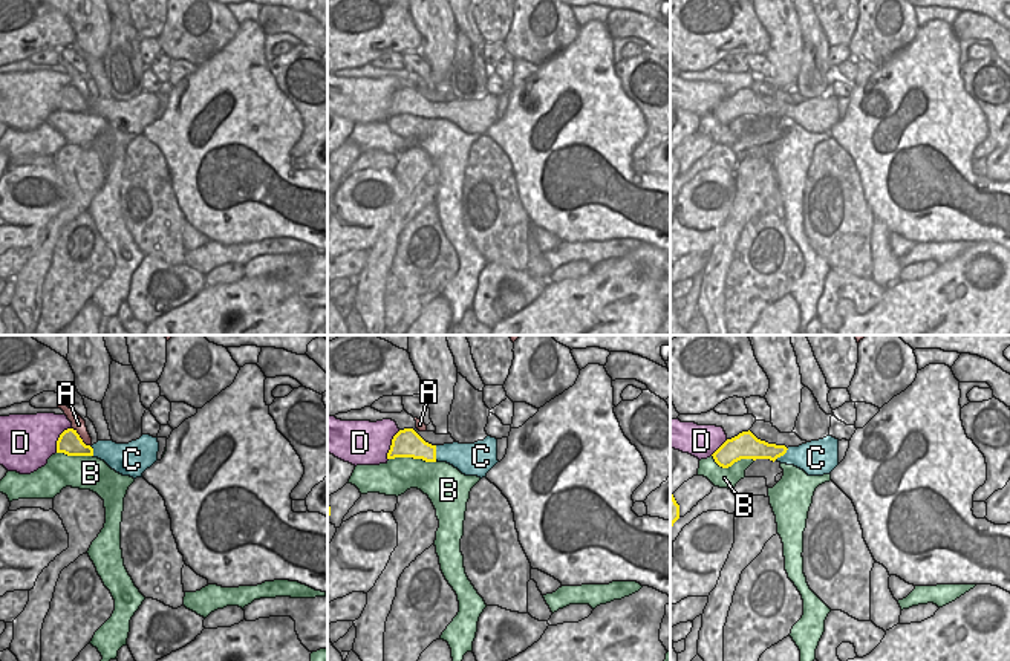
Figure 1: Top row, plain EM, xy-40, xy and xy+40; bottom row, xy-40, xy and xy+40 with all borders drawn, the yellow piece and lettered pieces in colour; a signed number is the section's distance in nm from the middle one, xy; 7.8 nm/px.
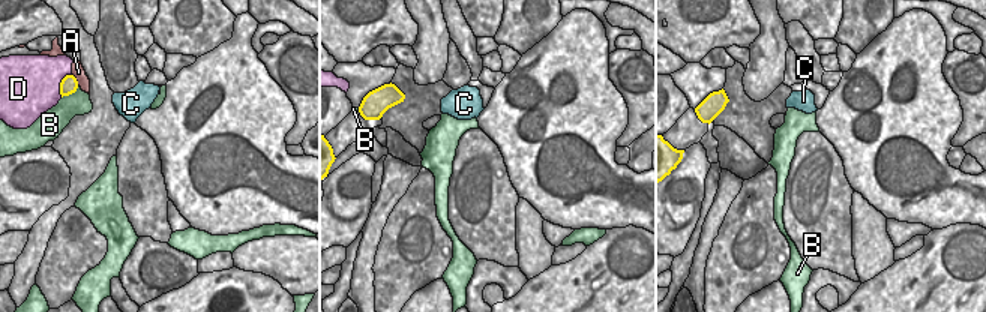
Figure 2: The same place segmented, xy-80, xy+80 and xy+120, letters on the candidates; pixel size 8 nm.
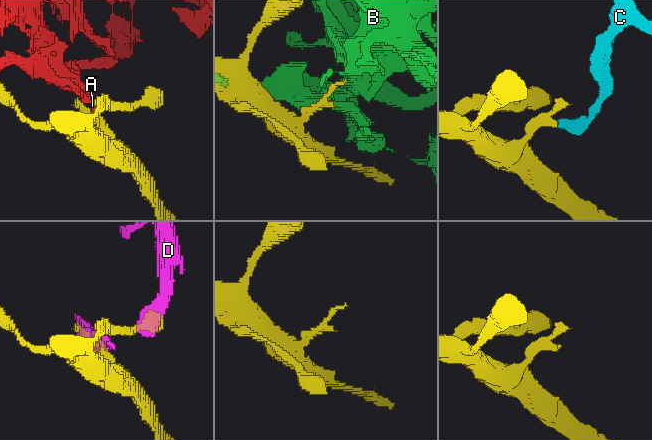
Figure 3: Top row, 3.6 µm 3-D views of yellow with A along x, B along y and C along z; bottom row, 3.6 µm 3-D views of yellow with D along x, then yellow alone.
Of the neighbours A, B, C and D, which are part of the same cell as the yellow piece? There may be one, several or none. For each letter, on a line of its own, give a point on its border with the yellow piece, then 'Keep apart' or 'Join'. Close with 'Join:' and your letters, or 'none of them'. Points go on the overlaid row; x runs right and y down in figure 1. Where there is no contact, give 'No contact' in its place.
A: Touches yellow at xy-40 (80, 438). Keep apart
B: Touches yellow at xy (413, 458). Keep apart
C: Touches yellow at xy (435, 453). Keep apart
D: Touches yellow at xy (390, 446). Keep apart
Join: none of them.

